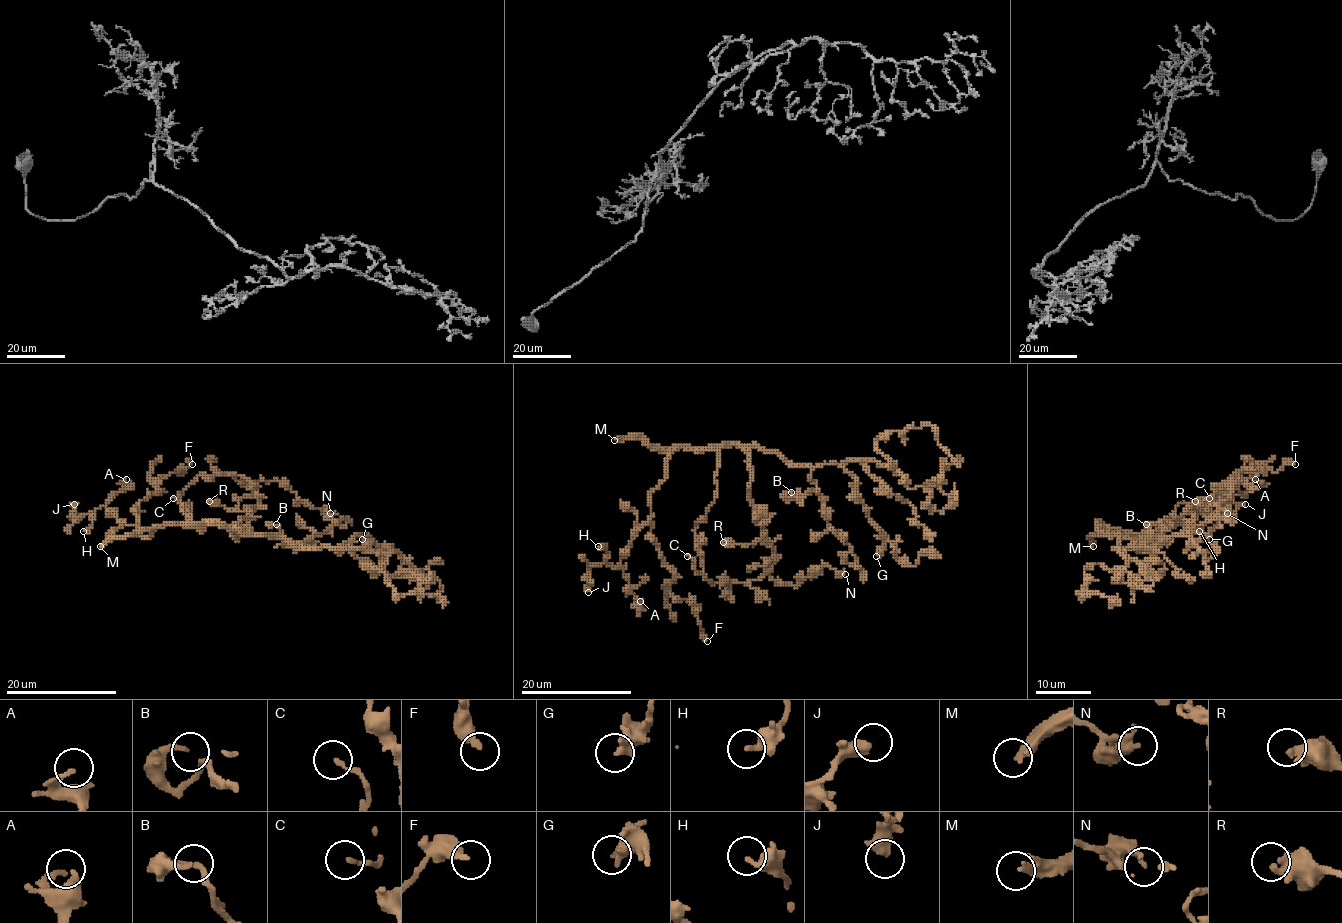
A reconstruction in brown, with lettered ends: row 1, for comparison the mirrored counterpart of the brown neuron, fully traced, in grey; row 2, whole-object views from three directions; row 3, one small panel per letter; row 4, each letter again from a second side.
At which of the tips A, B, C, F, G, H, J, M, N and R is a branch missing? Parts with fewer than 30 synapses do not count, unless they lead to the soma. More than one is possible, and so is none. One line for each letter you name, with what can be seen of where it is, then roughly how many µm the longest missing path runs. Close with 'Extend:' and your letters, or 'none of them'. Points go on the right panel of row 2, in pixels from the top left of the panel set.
M: place (1093, 546); missing 200 µm
Extend: M

